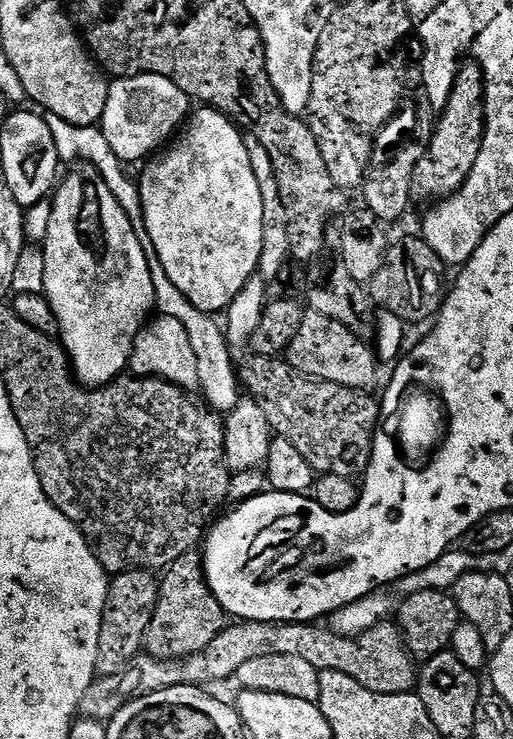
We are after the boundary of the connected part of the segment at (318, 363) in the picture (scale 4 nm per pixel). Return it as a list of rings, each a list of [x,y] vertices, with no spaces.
[[[305,311],[304,321],[298,334],[294,334],[294,342],[290,342],[286,359],[291,368],[296,368],[304,376],[313,376],[316,380],[361,390],[372,390],[376,384],[378,357],[375,351],[365,341],[358,339],[342,322],[336,322],[326,314]]]

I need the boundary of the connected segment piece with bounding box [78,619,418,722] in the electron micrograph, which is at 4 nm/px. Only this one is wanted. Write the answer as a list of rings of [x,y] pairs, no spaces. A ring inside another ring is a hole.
[[[391,619],[383,620],[381,624],[357,636],[343,636],[333,632],[331,627],[321,626],[316,622],[275,624],[250,620],[233,625],[233,628],[232,625],[225,627],[218,634],[218,638],[210,642],[210,646],[193,656],[185,656],[179,660],[155,660],[152,656],[141,654],[131,664],[119,670],[97,675],[86,694],[82,694],[79,715],[85,720],[107,722],[131,700],[137,700],[151,692],[173,688],[176,684],[212,686],[208,684],[215,680],[224,680],[227,676],[228,679],[235,677],[242,662],[250,662],[250,658],[266,658],[270,654],[294,654],[294,658],[303,658],[321,672],[341,672],[354,678],[354,682],[366,686],[366,690],[374,690],[378,694],[406,694],[413,691],[418,684],[417,661],[404,644],[399,623]]]

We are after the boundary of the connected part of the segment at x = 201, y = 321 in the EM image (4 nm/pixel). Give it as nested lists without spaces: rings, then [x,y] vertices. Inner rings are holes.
[[[93,126],[81,129],[78,136],[83,141],[80,150],[85,161],[92,163],[98,170],[98,174],[110,186],[110,194],[118,198],[122,210],[126,210],[126,218],[130,218],[130,226],[134,226],[134,234],[138,234],[138,242],[142,242],[142,254],[146,254],[146,262],[150,266],[150,278],[154,278],[154,294],[156,295],[156,308],[161,316],[173,316],[186,326],[186,334],[190,334],[190,347],[194,350],[194,358],[198,360],[198,378],[200,379],[199,391],[204,392],[203,403],[217,414],[227,414],[238,406],[242,398],[242,385],[238,375],[237,365],[232,364],[233,349],[230,347],[228,338],[223,327],[215,324],[213,317],[207,312],[198,310],[188,301],[186,294],[170,282],[170,274],[166,274],[162,262],[158,262],[158,250],[154,250],[154,241],[150,239],[150,234],[146,234],[146,218],[142,214],[142,202],[140,201],[140,186],[135,179],[132,180],[124,173],[126,164],[116,157],[105,134],[99,127]]]

